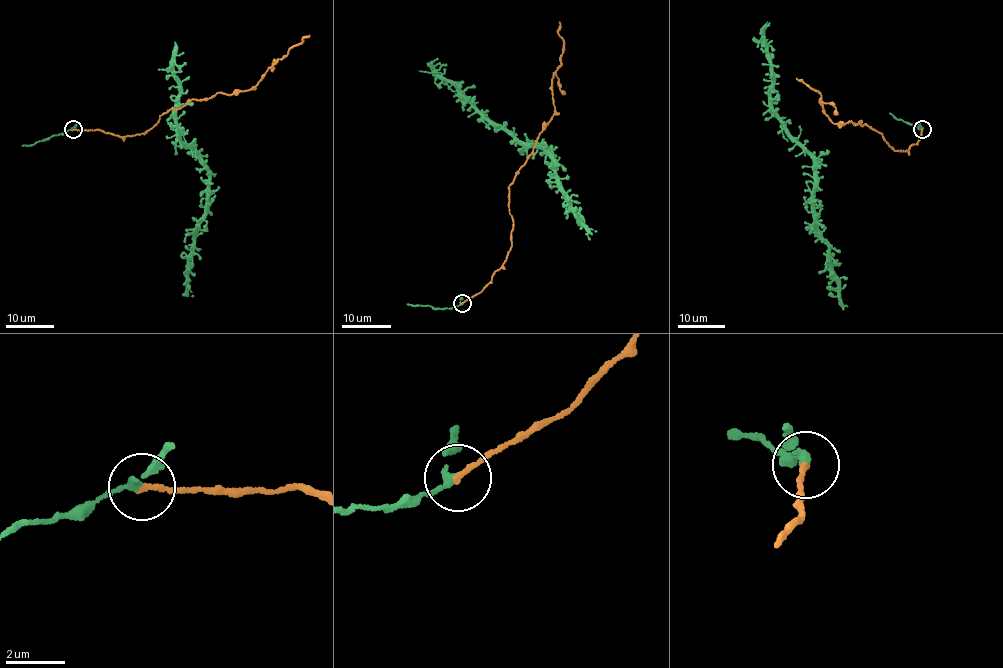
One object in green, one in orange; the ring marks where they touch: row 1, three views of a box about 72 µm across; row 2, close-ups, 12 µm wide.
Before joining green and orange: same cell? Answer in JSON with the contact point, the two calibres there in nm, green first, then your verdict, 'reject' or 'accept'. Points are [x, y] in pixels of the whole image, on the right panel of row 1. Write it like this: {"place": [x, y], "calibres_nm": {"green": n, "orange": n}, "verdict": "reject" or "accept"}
{"place": [922, 129], "calibres_nm": {"green": 190, "orange": 190}, "verdict": "accept"}

